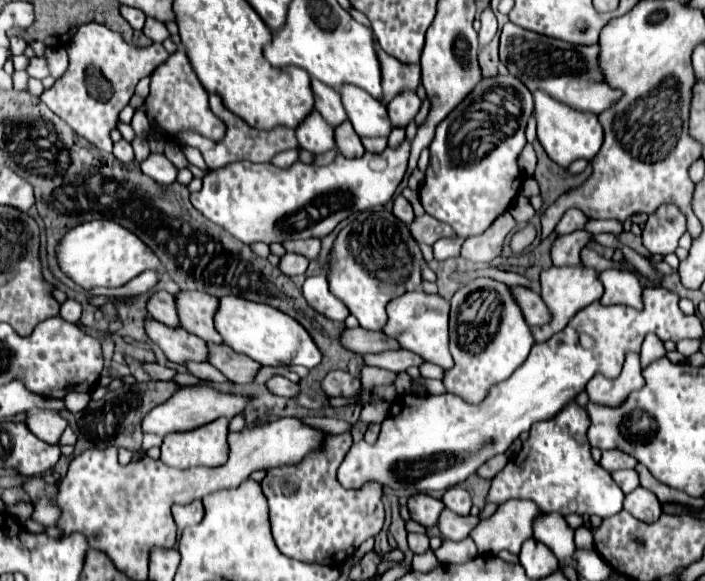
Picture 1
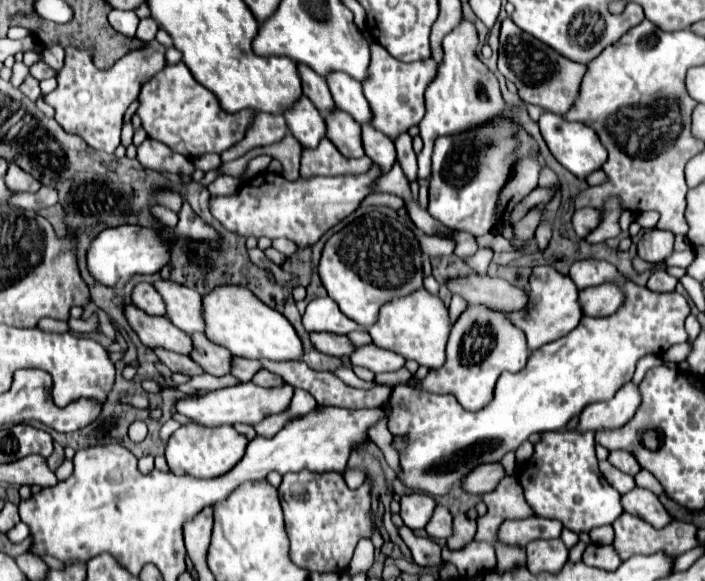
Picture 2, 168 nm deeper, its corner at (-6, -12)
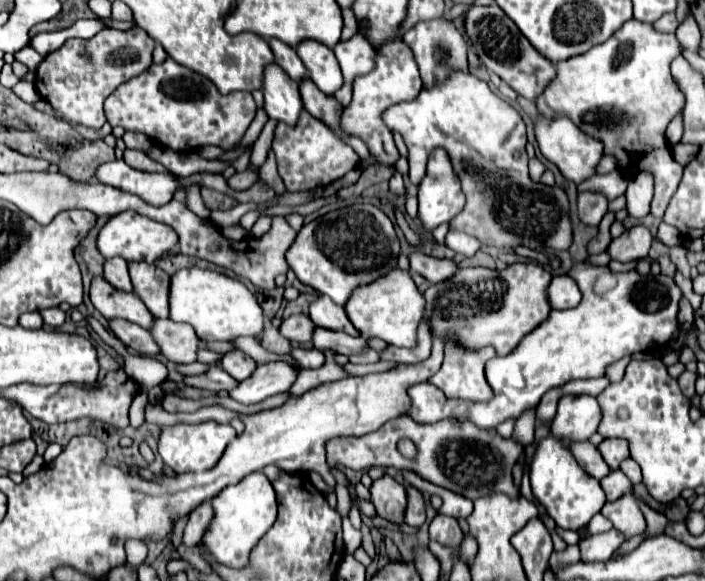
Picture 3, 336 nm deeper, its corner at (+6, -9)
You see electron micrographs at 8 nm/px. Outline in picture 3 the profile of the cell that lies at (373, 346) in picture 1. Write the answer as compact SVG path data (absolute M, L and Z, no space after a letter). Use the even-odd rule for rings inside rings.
M292 315L282 323L280 333L290 341L310 343L314 337L314 329L316 329L316 325L308 315Z

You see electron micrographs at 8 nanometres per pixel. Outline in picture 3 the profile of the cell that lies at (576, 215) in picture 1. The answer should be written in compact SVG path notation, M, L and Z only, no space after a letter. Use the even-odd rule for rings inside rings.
M592 193L578 195L578 217L584 225L596 227L602 221L602 217L606 215L606 209L608 209L608 203L604 201L604 197L592 195ZM592 197L598 197L598 203Z

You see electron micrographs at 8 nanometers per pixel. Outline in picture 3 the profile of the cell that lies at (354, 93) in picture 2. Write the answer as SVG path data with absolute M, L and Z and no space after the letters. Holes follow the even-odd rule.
M304 41L304 45L300 45L296 53L304 61L308 77L322 93L332 97L344 85L340 65L326 45L318 45L318 41Z

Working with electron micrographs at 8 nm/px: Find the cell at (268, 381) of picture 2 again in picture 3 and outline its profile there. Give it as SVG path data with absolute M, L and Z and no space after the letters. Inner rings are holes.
M236 349L236 351L230 351L228 355L224 355L222 367L224 367L224 371L230 373L236 381L244 381L244 379L248 379L248 377L254 373L256 363L254 363L252 357L248 357L248 355L242 353L240 349Z

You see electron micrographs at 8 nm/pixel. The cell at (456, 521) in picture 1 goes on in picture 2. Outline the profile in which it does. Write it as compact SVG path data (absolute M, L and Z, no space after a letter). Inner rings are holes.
M442 504L436 506L432 520L426 524L426 532L430 538L434 538L438 542L444 542L452 534L452 516L450 516L448 508L444 508Z

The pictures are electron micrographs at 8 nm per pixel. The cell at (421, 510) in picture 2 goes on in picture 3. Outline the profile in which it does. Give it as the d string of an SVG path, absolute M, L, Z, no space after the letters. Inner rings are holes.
M384 475L382 479L372 483L372 503L380 517L388 519L390 523L404 523L408 493L404 485L398 485L392 477Z

